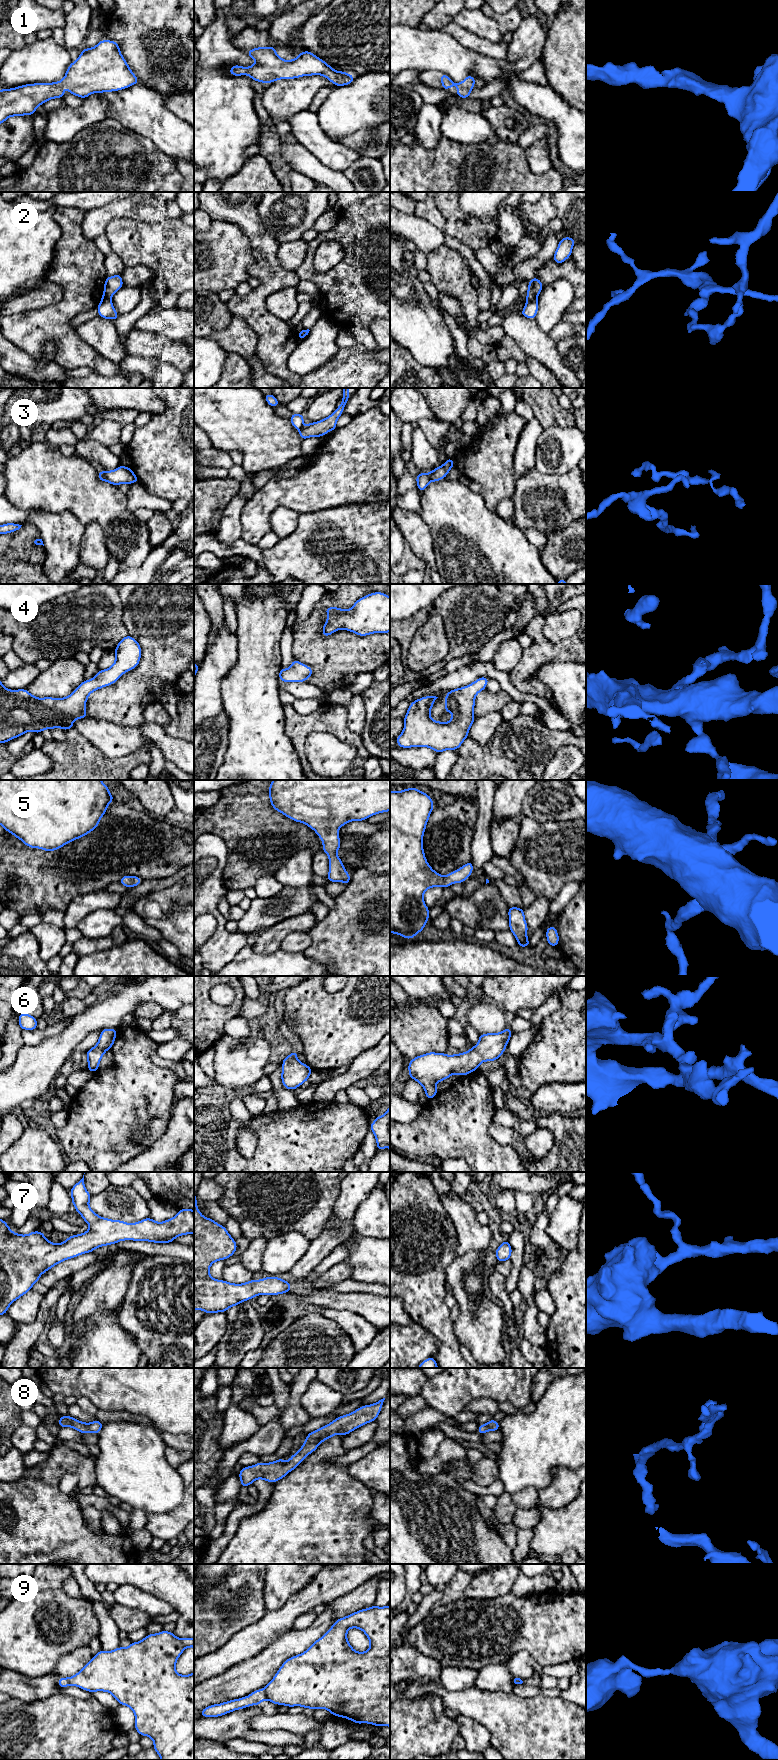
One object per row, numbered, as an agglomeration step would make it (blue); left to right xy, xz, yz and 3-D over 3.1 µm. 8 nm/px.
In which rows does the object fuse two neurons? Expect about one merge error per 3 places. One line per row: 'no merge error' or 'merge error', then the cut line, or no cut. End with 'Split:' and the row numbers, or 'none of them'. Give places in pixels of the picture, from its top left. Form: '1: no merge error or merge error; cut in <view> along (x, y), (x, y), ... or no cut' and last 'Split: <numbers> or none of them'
1: no merge error; no cut
2: merge error; cut in yz along (536, 298), (527, 300)
3: merge error; cut in yz along (429, 473), (432, 480)
4: no merge error; no cut
5: no merge error; no cut
6: no merge error; no cut
7: no merge error; no cut
8: no merge error; no cut
9: merge error; cut in xz along (263, 1689), (267, 1698)
Split: 2, 3, 9

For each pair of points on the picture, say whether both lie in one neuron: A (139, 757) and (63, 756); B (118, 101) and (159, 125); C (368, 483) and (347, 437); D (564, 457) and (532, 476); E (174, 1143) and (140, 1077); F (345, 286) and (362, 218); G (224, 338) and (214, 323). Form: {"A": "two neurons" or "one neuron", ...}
{"A": "one neuron", "B": "one neuron", "C": "one neuron", "D": "two neurons", "E": "two neurons", "F": "one neuron", "G": "two neurons"}

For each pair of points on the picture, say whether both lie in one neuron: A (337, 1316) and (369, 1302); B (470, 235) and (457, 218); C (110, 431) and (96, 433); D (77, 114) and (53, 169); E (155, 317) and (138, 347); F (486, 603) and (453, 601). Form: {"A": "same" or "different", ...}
{"A": "different", "B": "same", "C": "same", "D": "different", "E": "different", "F": "same"}

